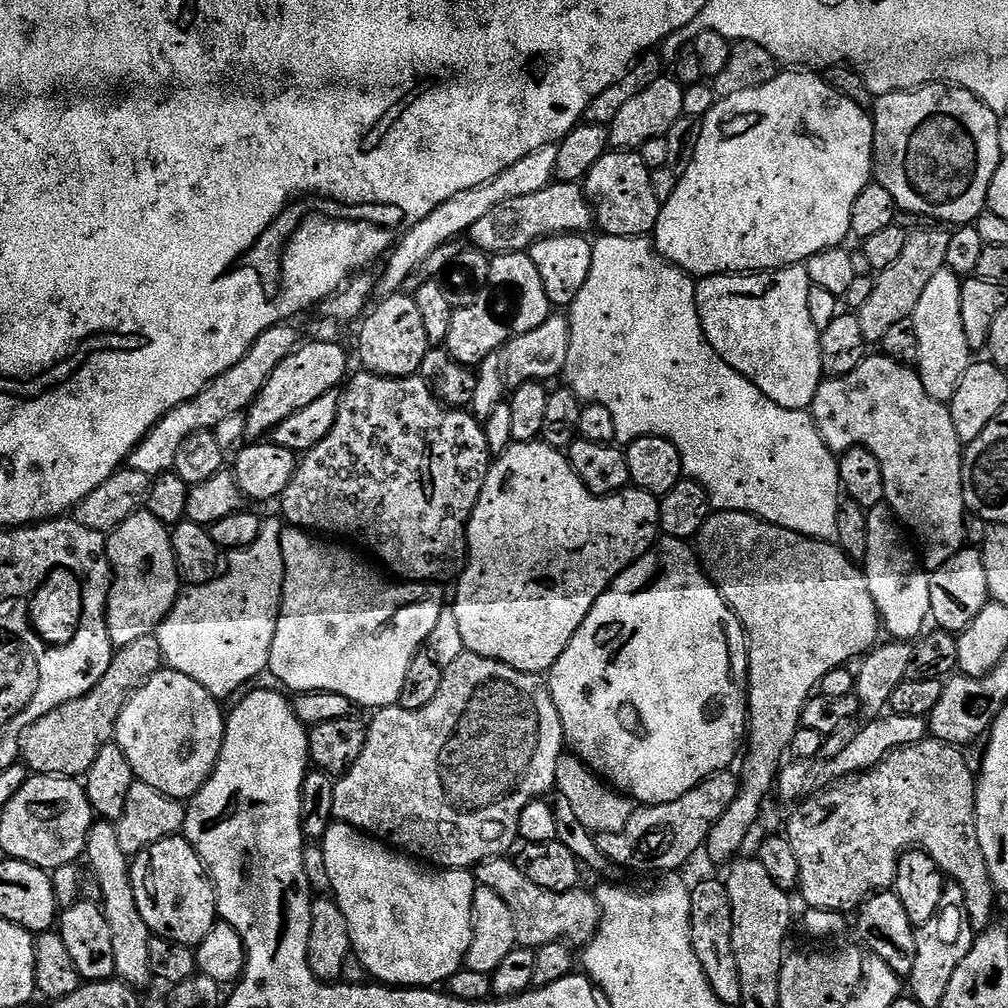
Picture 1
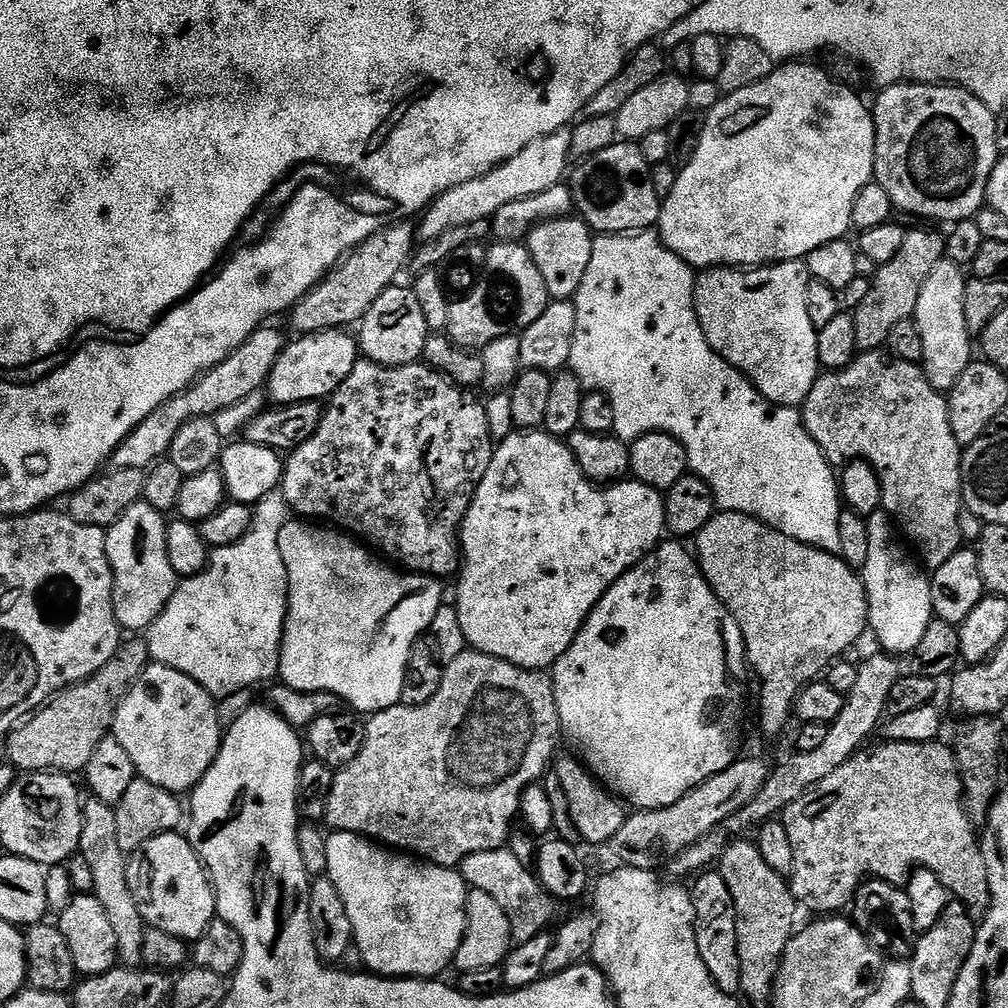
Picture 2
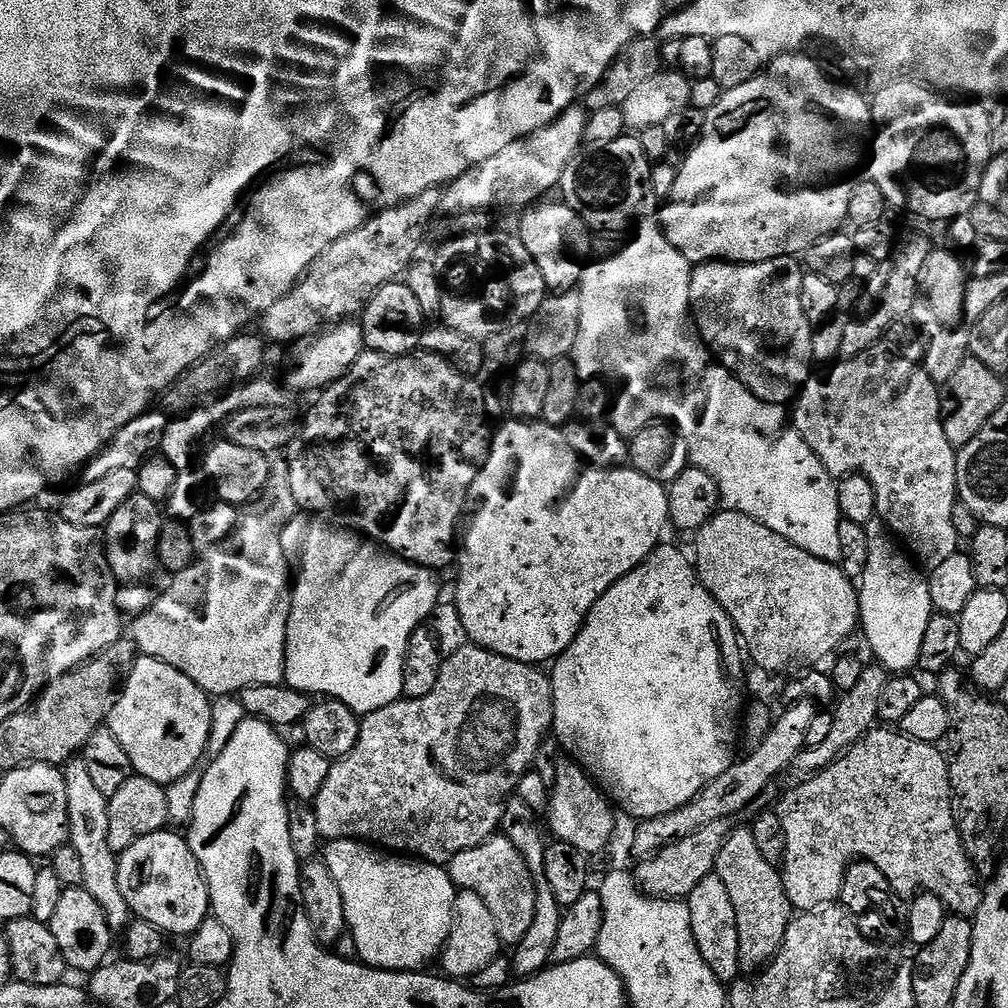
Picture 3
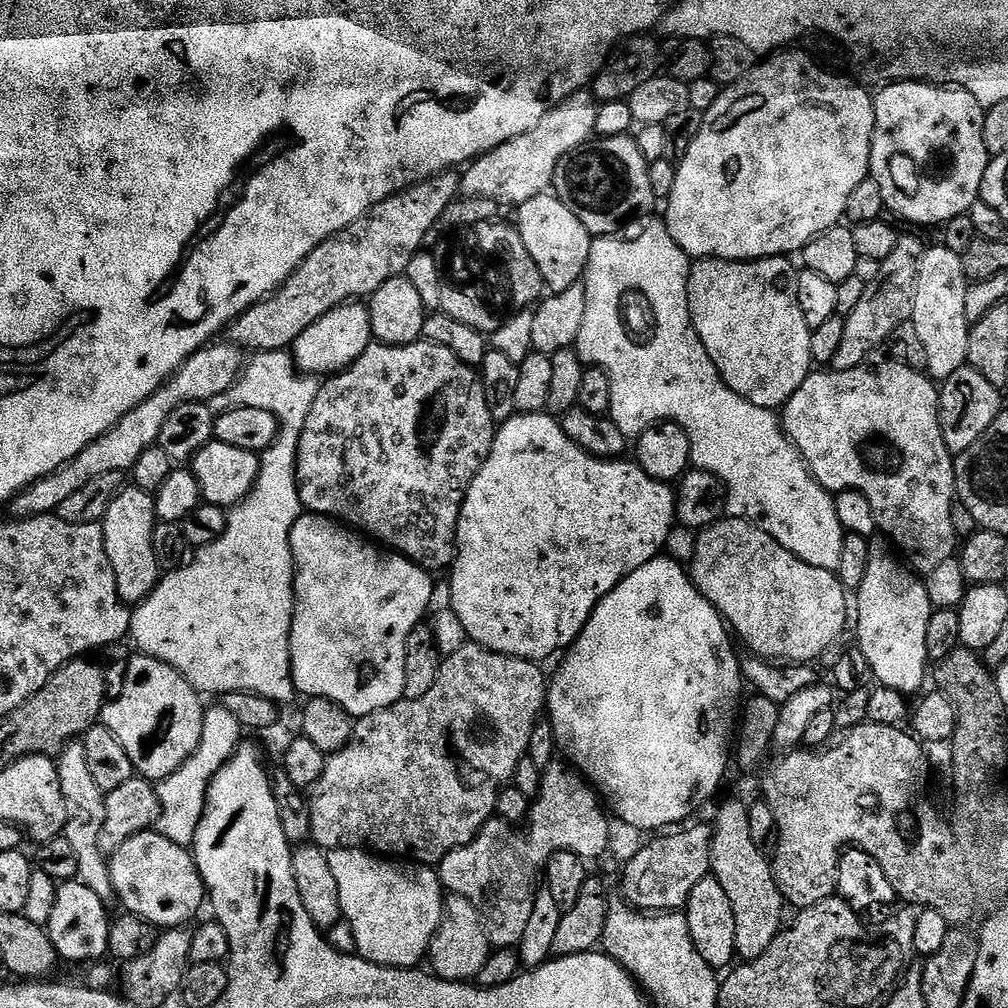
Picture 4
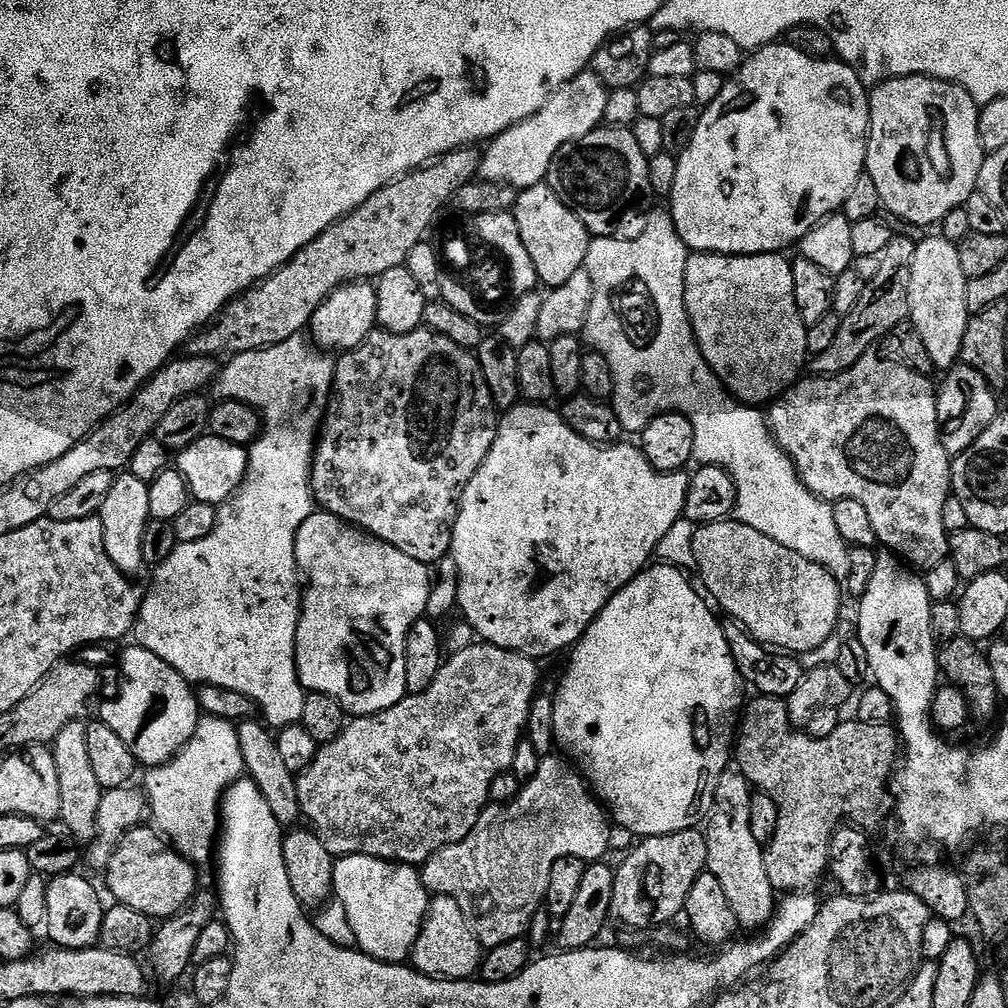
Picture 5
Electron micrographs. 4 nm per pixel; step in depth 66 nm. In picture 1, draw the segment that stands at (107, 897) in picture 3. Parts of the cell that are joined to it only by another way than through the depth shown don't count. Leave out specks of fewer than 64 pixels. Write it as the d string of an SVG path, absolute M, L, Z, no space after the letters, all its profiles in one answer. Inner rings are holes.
M97 819L88 835L86 861L91 875L98 878L102 886L100 904L104 910L106 922L110 922L110 934L114 938L114 962L116 976L125 984L141 986L140 984L153 983L154 977L150 966L150 942L154 934L146 926L142 914L138 914L138 902L134 898L132 885L132 869L129 853L124 851L122 842L118 842L116 824L110 820Z

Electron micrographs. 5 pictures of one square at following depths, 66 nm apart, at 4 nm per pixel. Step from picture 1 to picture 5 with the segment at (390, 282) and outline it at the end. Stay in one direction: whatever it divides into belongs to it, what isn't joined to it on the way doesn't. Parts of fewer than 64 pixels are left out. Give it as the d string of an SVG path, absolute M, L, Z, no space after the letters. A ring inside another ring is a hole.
M591 70L581 72L569 84L562 84L560 89L550 97L548 105L542 110L538 110L538 114L534 114L530 118L515 124L513 128L508 128L502 134L498 134L495 140L485 147L488 149L483 149L478 173L479 179L512 186L517 190L533 188L545 183L548 179L548 171L558 154L558 150L562 150L562 146L573 144L575 140L586 138L586 134L596 131L597 128L604 124L608 93L609 89L605 88L602 81L596 77L595 72Z

